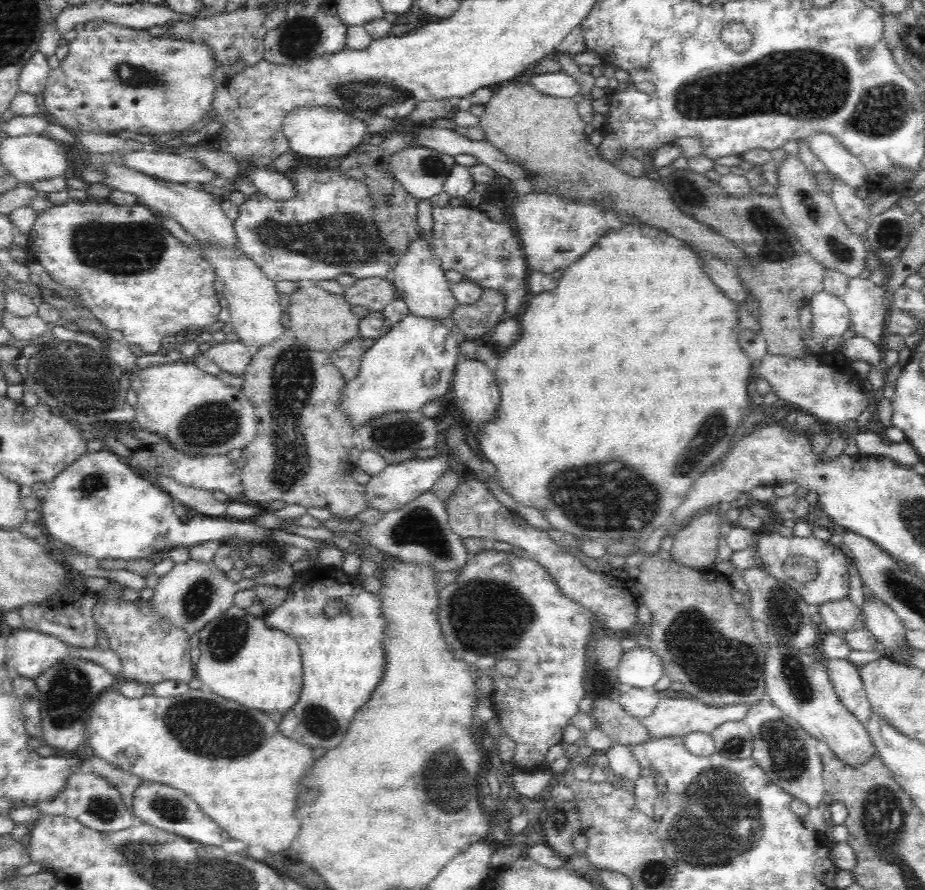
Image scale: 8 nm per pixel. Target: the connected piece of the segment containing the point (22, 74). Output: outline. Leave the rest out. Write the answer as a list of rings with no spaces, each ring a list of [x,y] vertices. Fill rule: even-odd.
[[[36,50],[19,72],[19,92],[32,95],[41,93],[46,86],[46,78],[50,70],[48,58],[41,51]]]

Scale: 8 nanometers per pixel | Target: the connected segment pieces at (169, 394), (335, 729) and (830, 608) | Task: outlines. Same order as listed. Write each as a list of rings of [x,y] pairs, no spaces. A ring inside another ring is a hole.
[[[191,360],[136,369],[130,378],[131,388],[138,397],[138,402],[134,406],[133,426],[160,435],[172,447],[185,454],[226,454],[234,448],[246,447],[256,435],[257,418],[254,405],[245,398],[241,390],[237,390],[234,386],[222,382],[220,378],[198,369]]]
[[[341,567],[336,568],[342,577],[330,576],[321,572],[304,571],[297,573],[292,584],[286,588],[288,600],[271,613],[263,616],[266,625],[274,630],[290,633],[301,650],[303,664],[303,687],[298,702],[282,716],[278,730],[294,741],[312,748],[336,748],[348,730],[354,715],[370,700],[374,688],[382,680],[386,660],[383,644],[386,621],[381,615],[382,598],[378,593],[367,592],[361,584],[346,576]],[[330,600],[346,603],[347,612],[333,617],[324,614],[324,607]]]
[[[849,597],[821,604],[814,610],[821,616],[822,633],[847,633],[851,628],[853,630],[864,628],[864,625],[858,625],[860,609],[850,601]]]

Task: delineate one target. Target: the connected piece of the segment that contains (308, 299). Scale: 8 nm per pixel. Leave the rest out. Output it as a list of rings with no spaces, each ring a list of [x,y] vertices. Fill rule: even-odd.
[[[316,283],[308,288],[300,287],[287,297],[285,310],[290,315],[290,332],[308,349],[330,354],[359,335],[361,319],[352,312],[344,295],[334,295]]]

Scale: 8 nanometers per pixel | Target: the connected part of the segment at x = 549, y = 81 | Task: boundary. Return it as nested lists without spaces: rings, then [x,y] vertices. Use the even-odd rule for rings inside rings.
[[[555,73],[534,74],[525,77],[540,93],[558,98],[569,98],[580,92],[580,84],[570,74]]]

